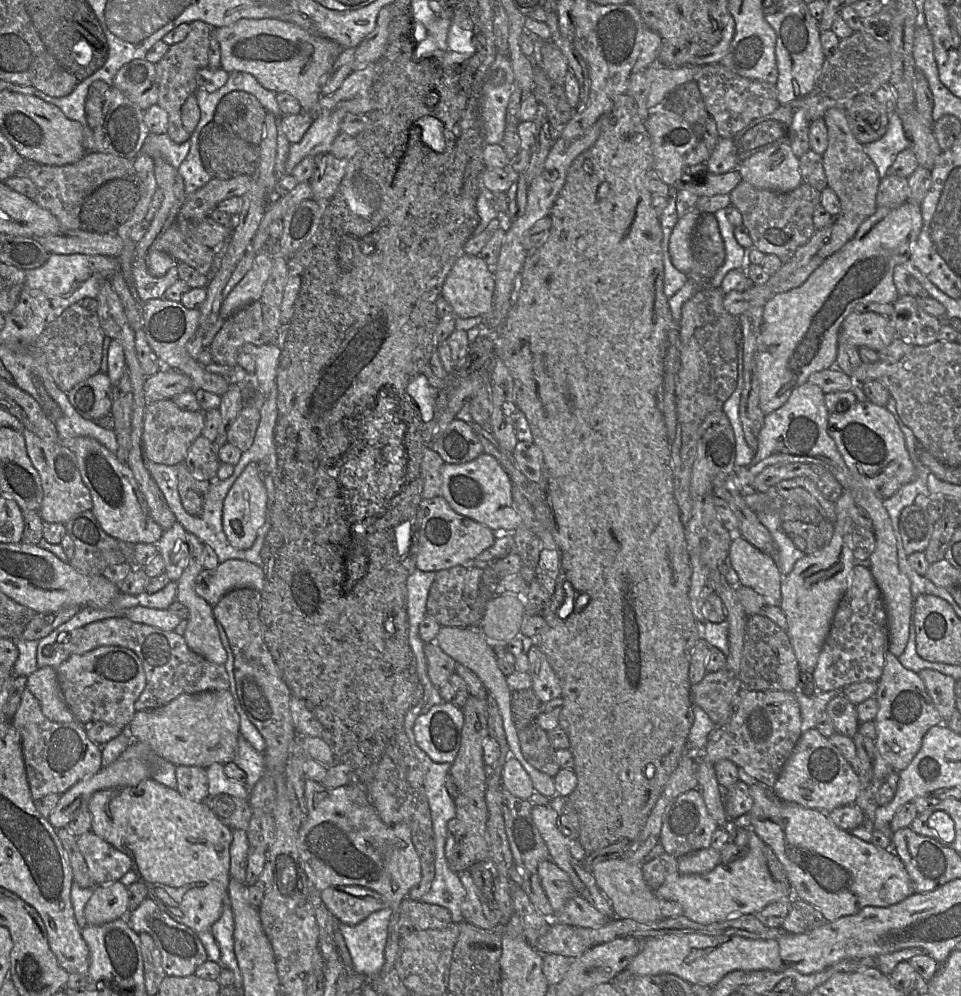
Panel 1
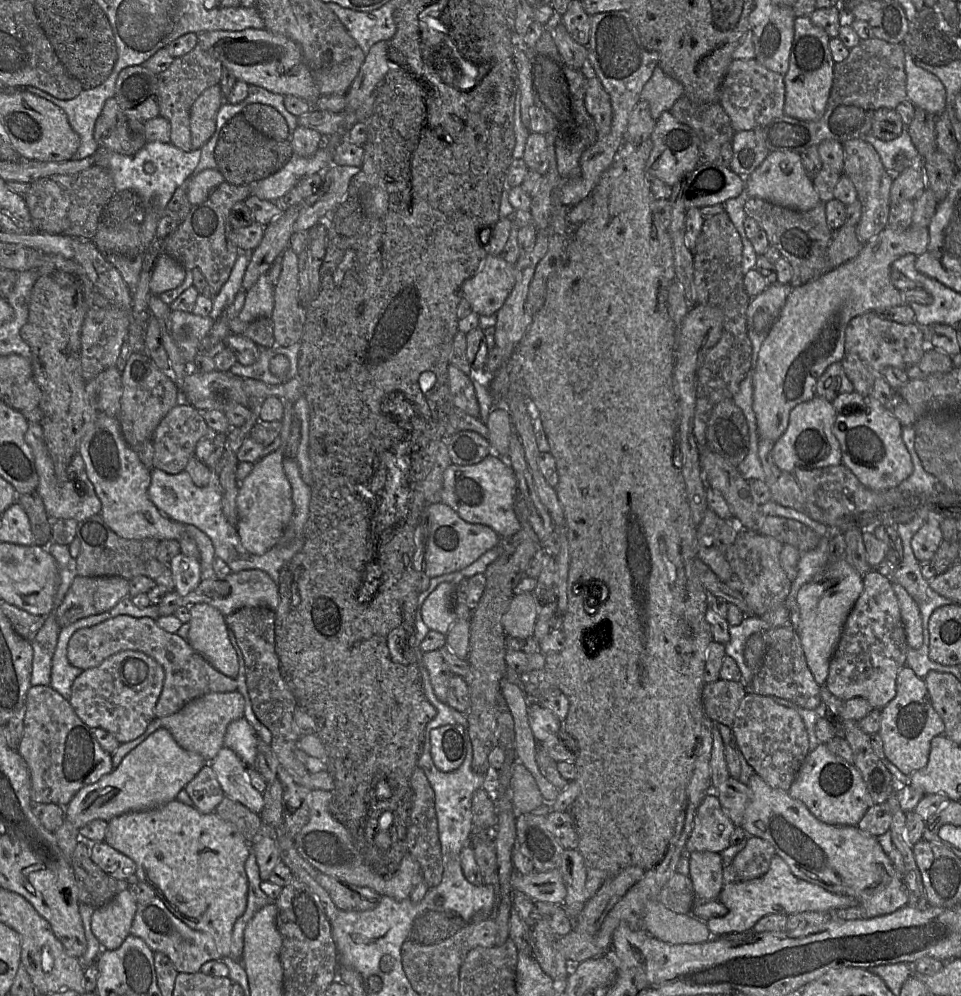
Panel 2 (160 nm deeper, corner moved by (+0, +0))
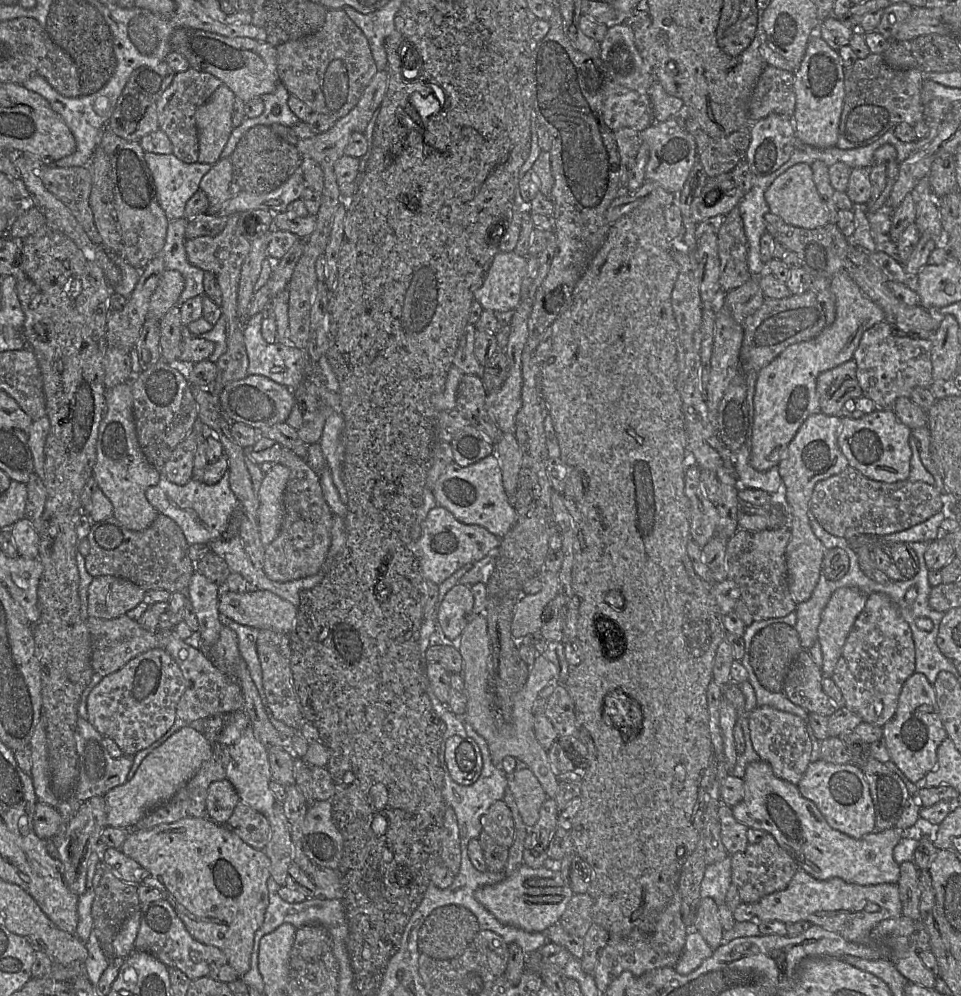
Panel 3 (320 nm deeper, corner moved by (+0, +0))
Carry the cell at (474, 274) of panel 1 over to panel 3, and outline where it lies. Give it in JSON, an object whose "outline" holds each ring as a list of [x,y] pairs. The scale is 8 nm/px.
{"outline":[[[514,251],[498,252],[474,299],[484,310],[513,311],[521,302],[521,287],[526,276],[527,257]]]}

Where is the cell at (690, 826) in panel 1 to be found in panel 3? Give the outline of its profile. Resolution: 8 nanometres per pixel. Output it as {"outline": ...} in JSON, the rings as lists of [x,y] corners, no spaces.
{"outline":[[[721,803],[718,809],[720,821],[721,841],[729,855],[743,852],[749,845],[747,840],[747,826],[738,822],[732,813],[731,808]]]}

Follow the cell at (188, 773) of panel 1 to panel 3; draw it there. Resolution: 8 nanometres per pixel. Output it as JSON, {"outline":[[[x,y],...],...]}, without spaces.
{"outline":[[[228,779],[212,782],[207,790],[207,817],[218,824],[224,824],[239,801],[237,791]]]}

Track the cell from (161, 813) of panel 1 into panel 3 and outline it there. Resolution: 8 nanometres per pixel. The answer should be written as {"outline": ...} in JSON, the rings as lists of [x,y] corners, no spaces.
{"outline":[[[187,817],[147,830],[132,829],[120,850],[146,870],[142,884],[160,891],[195,940],[219,948],[239,978],[249,971],[255,933],[264,922],[269,904],[267,881],[271,877],[271,862],[262,850],[246,844],[209,817]]]}

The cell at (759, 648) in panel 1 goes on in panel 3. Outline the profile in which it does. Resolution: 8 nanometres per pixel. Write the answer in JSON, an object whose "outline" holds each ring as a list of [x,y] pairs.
{"outline":[[[803,649],[787,672],[782,693],[808,713],[830,717],[837,708],[822,690],[822,679],[821,669]]]}

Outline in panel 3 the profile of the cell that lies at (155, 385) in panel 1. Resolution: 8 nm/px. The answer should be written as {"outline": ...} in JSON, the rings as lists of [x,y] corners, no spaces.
{"outline":[[[248,375],[244,379],[227,383],[217,394],[221,410],[234,422],[243,423],[256,430],[285,423],[296,406],[293,391],[261,375]]]}

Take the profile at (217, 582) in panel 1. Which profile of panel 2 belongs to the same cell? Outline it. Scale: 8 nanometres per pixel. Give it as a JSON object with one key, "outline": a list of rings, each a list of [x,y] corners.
{"outline":[[[259,569],[231,572],[226,576],[205,575],[198,587],[182,596],[177,591],[168,592],[158,604],[159,616],[173,615],[180,606],[191,607],[197,603],[209,604],[228,616],[242,607],[267,607],[275,611],[279,605],[278,584],[270,575]]]}

